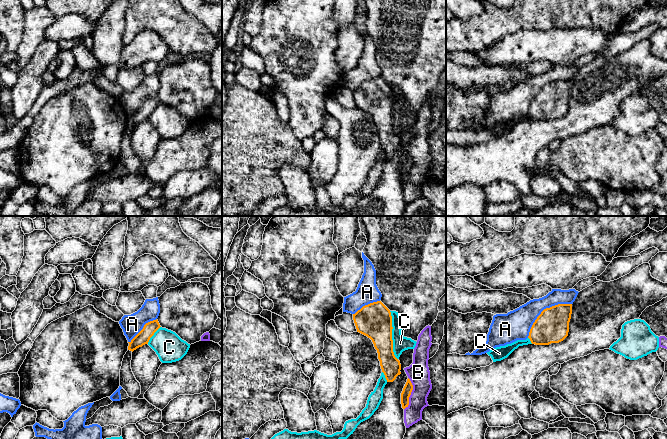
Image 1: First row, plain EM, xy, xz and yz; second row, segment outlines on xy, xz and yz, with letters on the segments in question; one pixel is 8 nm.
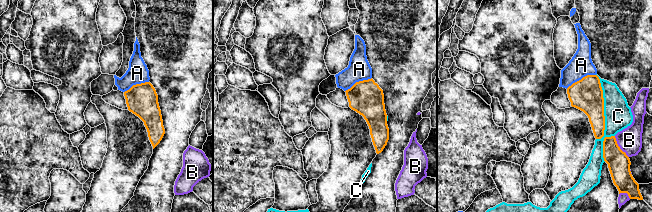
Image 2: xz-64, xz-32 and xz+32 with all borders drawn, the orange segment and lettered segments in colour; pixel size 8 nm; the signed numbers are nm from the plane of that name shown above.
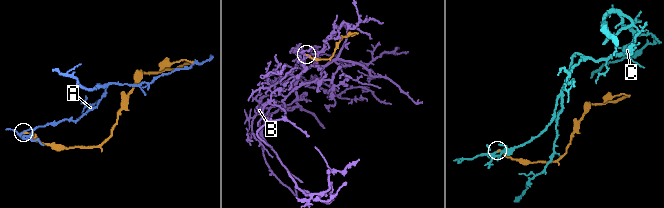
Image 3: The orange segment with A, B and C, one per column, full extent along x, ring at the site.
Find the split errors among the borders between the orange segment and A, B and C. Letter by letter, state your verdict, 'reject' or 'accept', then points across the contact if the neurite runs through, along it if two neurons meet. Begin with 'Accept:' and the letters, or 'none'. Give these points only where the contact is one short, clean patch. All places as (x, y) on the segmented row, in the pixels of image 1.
Accept: none
A: reject
B: reject
C: reject

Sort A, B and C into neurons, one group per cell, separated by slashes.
A / B / C

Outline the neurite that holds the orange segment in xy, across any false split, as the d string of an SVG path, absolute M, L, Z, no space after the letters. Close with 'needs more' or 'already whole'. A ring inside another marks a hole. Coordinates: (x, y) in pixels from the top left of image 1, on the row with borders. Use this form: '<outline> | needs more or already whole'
M157 319L146 323L143 329L130 342L128 342L128 350L133 352L137 348L148 344L150 338L160 327Z | already whole

